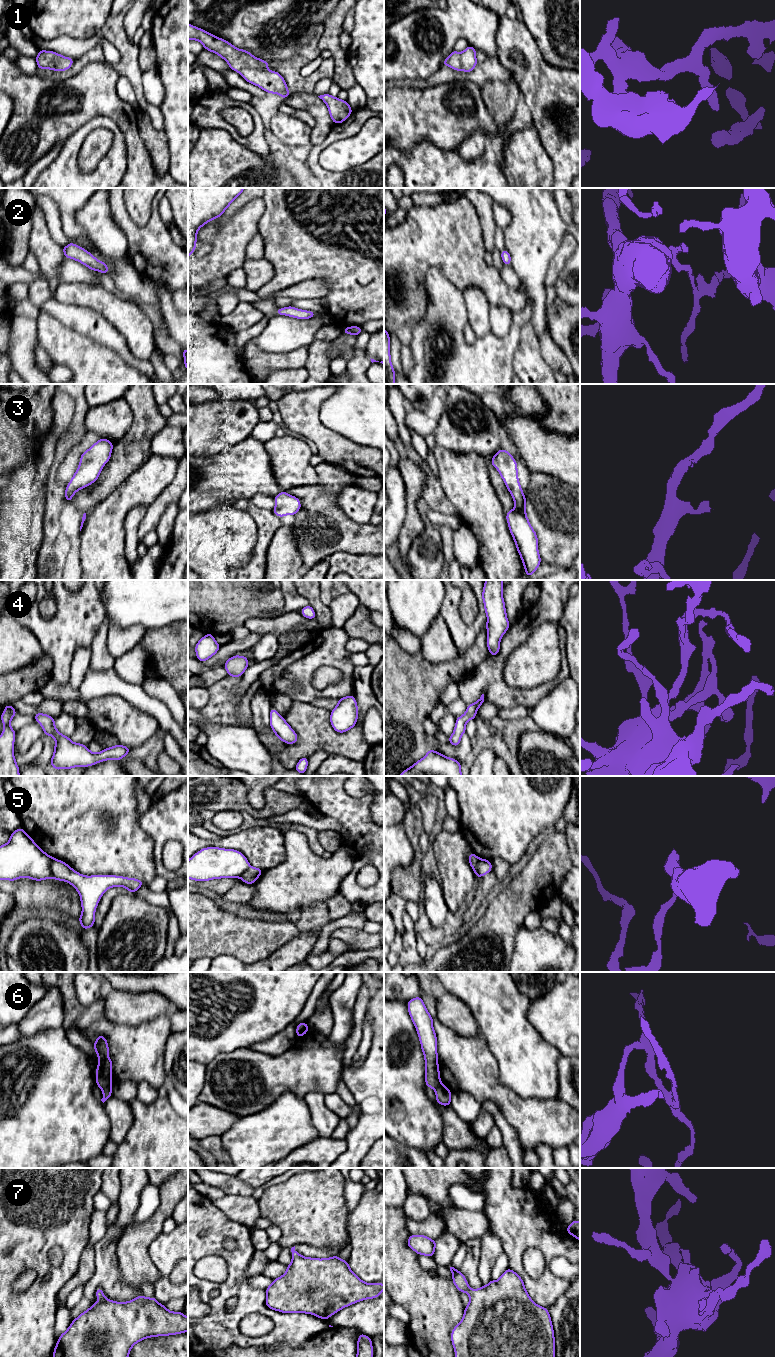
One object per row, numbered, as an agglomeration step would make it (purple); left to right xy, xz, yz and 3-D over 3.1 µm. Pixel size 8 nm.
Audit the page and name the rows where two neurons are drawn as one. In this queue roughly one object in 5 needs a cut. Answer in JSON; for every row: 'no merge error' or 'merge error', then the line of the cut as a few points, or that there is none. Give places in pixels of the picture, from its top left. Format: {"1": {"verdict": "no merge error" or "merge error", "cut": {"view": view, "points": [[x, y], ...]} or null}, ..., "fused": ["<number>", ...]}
{"1": {"verdict": "no merge error", "cut": null}, "2": {"verdict": "no merge error", "cut": null}, "3": {"verdict": "no merge error", "cut": null}, "4": {"verdict": "no merge error", "cut": null}, "5": {"verdict": "merge error", "cut": {"view": "xy", "points": [[54, 858], [51, 864], [51, 877]]}}, "6": {"verdict": "merge error", "cut": {"view": "xy", "points": [[110, 1086], [102, 1089]]}}, "7": {"verdict": "no merge error", "cut": null}, "fused": ["5", "6"]}

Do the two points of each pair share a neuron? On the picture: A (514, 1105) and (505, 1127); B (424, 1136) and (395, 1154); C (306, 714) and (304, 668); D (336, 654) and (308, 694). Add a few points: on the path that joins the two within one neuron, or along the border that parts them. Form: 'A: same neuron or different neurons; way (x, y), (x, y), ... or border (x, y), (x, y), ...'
A: different neurons; border (494, 1102), (505, 1120), (516, 1132), (520, 1142)
B: different neurons; border (394, 1139), (409, 1147), (416, 1148), (420, 1152)
C: different neurons; border (293, 700), (301, 700), (311, 704)
D: same neuron; way (323, 655), (307, 671), (307, 681)

